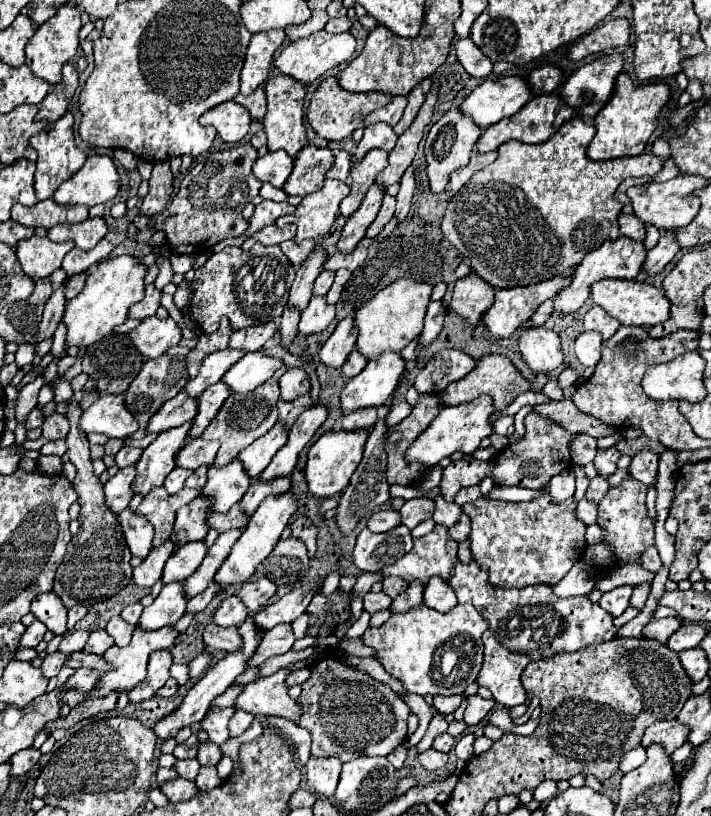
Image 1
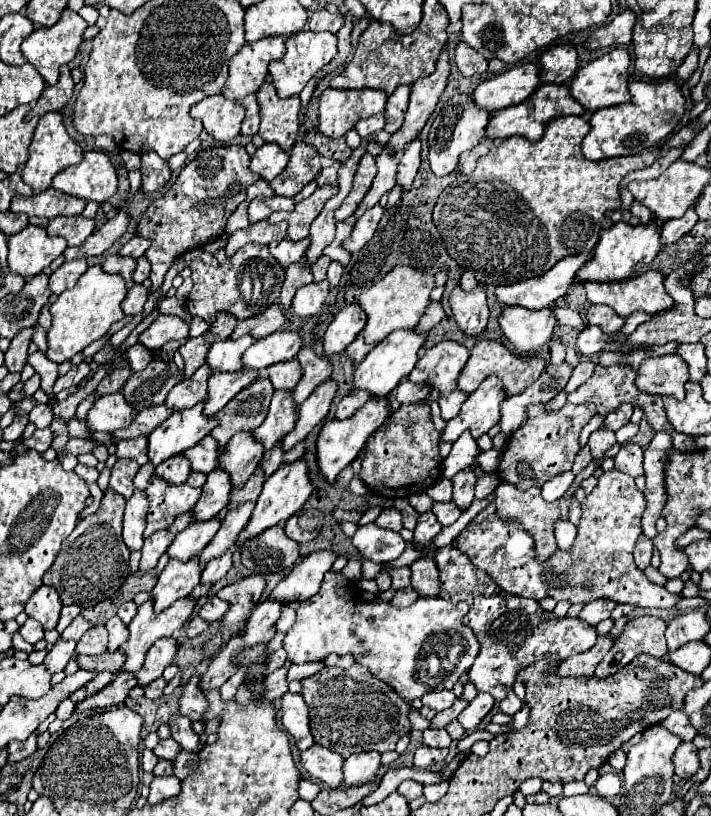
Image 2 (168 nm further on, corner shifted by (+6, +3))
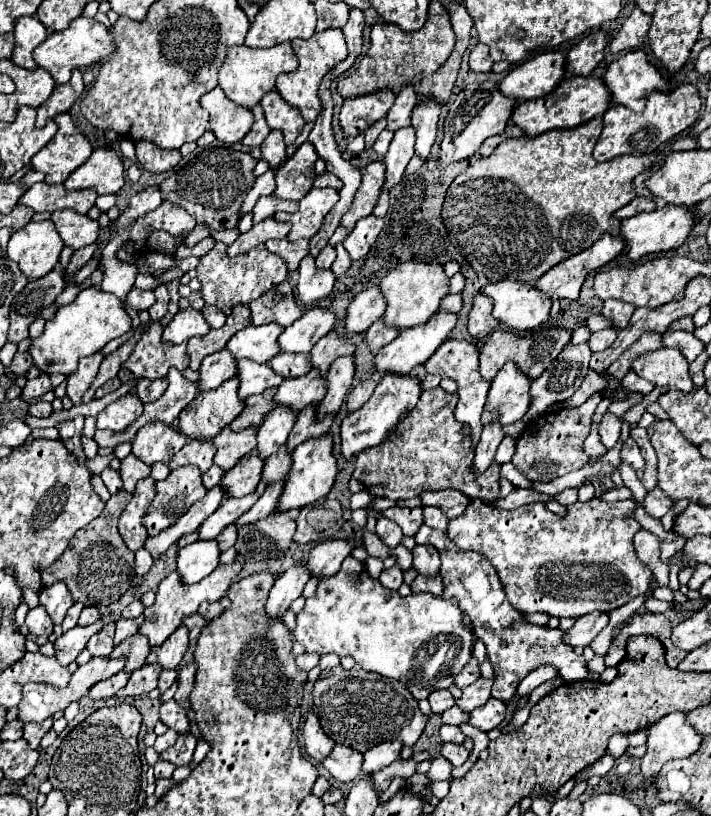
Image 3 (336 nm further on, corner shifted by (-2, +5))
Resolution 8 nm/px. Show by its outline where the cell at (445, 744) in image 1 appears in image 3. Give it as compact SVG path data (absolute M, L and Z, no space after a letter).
M449 724L441 726L439 736L441 736L441 742L453 742L453 744L463 744L465 740L465 734L459 730L459 726L449 726Z

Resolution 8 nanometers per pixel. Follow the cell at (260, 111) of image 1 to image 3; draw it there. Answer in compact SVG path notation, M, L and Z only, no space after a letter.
M255 104L253 108L253 114L255 114L255 124L251 126L251 130L247 132L247 136L243 138L243 144L247 146L261 146L263 140L267 138L267 134L271 132L267 122L265 122L265 116L263 116L263 108L259 104Z

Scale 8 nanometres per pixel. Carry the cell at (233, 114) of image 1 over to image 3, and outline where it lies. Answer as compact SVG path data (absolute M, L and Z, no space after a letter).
M219 86L201 96L201 106L209 112L211 130L221 142L239 142L253 126L253 112L229 100Z

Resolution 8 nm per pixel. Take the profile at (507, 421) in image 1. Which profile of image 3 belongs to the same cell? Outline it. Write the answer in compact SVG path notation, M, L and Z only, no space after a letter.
M567 344L557 360L549 364L549 368L537 380L531 382L531 404L523 416L523 422L541 418L551 404L565 402L569 396L573 396L589 370L589 358L591 350L587 344Z

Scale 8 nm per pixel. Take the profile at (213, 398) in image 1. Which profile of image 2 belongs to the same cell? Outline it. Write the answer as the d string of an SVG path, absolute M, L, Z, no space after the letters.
M237 370L237 372L213 372L209 378L209 396L205 414L217 414L229 400L233 400L243 388L259 380L259 370Z

